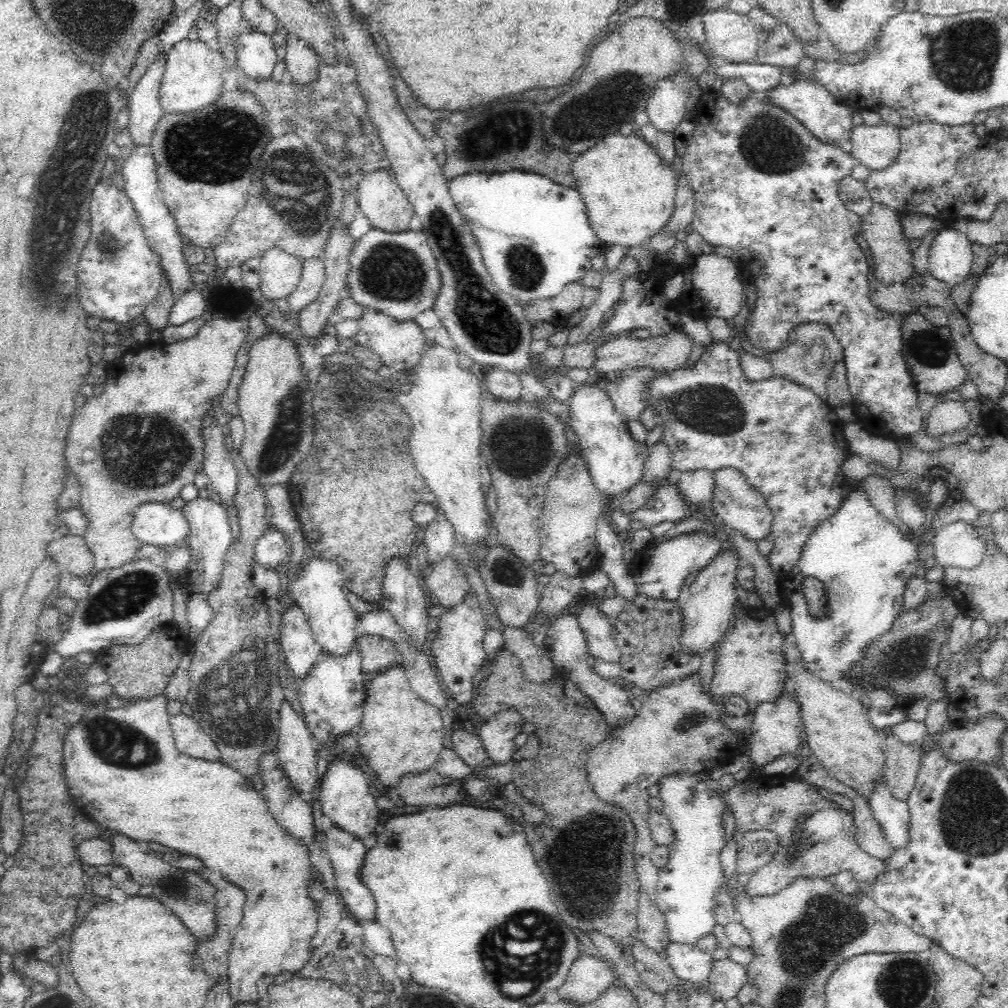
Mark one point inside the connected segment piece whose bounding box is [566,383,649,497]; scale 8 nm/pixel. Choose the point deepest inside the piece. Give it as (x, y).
(615, 462)

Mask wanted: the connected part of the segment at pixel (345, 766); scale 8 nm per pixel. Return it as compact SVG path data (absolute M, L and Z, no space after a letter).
M336 758L334 762L330 762L326 772L322 774L318 798L322 803L323 814L340 830L349 832L354 838L368 843L375 840L374 834L382 821L378 816L382 815L382 812L377 807L377 798L370 791L366 774L355 765L355 762L347 758Z

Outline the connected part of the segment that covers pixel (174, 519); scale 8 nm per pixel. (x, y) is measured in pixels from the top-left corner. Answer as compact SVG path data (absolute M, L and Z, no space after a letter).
M147 502L139 505L133 513L130 530L144 544L174 546L184 543L188 527L181 510L170 504Z

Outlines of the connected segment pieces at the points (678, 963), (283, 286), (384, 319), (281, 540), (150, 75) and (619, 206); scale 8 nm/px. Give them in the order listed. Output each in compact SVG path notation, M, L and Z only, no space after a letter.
M670 942L666 947L668 964L677 978L692 984L704 984L712 972L714 958L704 953L696 945L684 945Z
M278 247L266 250L259 260L262 297L287 299L298 286L303 262Z
M368 312L358 320L359 333L354 341L361 347L368 347L380 357L382 364L394 371L413 371L421 362L425 338L422 329L415 321L398 322L387 314L380 312Z
M270 526L256 540L255 560L264 568L276 568L286 558L289 551L290 545L283 532Z
M164 52L155 58L128 96L130 120L127 129L131 134L132 144L136 146L151 144L156 125L164 114L159 102L159 88L166 57L167 52Z
M636 130L629 135L616 133L600 140L592 150L586 150L580 158L574 158L571 175L578 184L576 189L584 198L591 229L599 242L606 247L612 244L620 244L625 248L642 245L660 232L672 216L677 189L675 172L672 171L671 164L663 162L659 154Z

